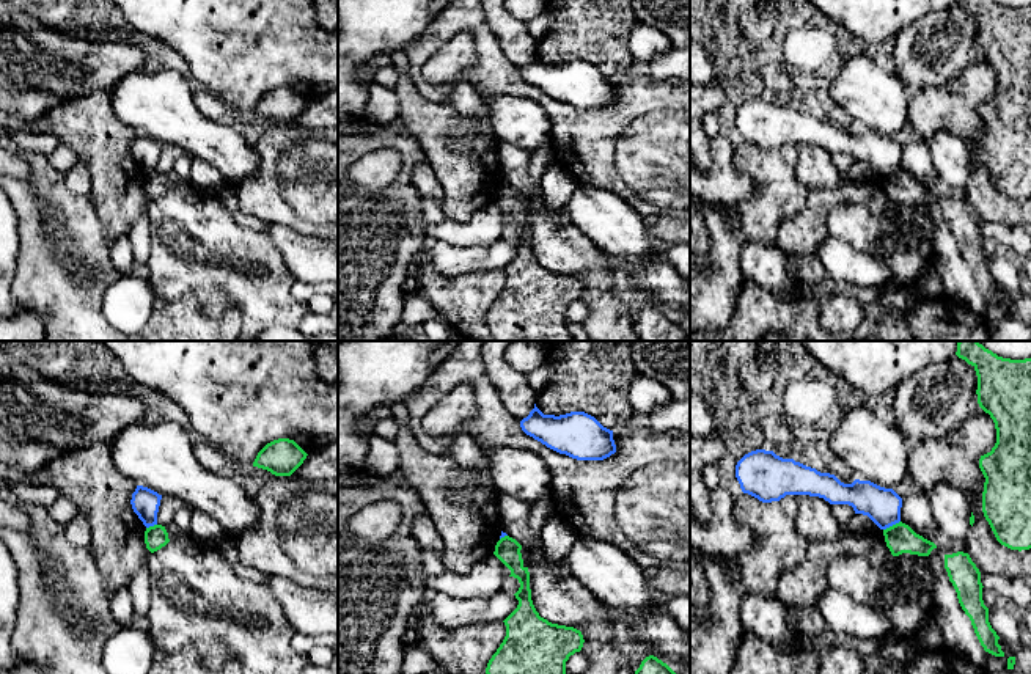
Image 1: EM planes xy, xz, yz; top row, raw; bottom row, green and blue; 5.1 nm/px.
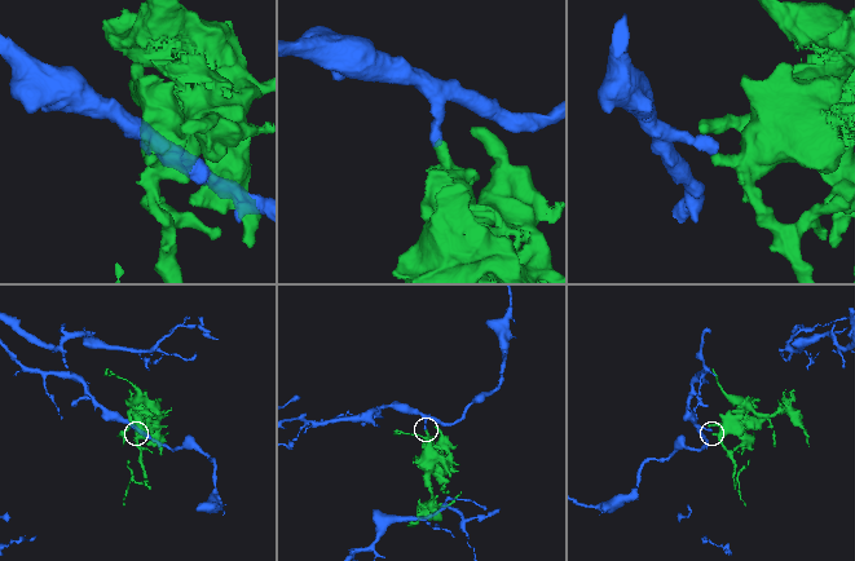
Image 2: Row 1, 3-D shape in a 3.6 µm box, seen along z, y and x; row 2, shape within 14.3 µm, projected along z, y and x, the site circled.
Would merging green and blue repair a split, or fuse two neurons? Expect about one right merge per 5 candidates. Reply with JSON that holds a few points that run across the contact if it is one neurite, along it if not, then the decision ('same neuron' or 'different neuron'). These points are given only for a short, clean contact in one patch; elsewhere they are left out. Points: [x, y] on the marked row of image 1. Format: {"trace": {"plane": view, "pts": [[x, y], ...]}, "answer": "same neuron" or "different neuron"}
{"trace": {"plane": "yz", "pts": [[899, 520], [884, 530]]}, "answer": "different neuron"}

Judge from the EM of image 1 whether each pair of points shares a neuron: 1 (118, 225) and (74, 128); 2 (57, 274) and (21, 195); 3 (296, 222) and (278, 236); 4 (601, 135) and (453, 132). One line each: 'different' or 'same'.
1: same
2: same
3: different
4: different

